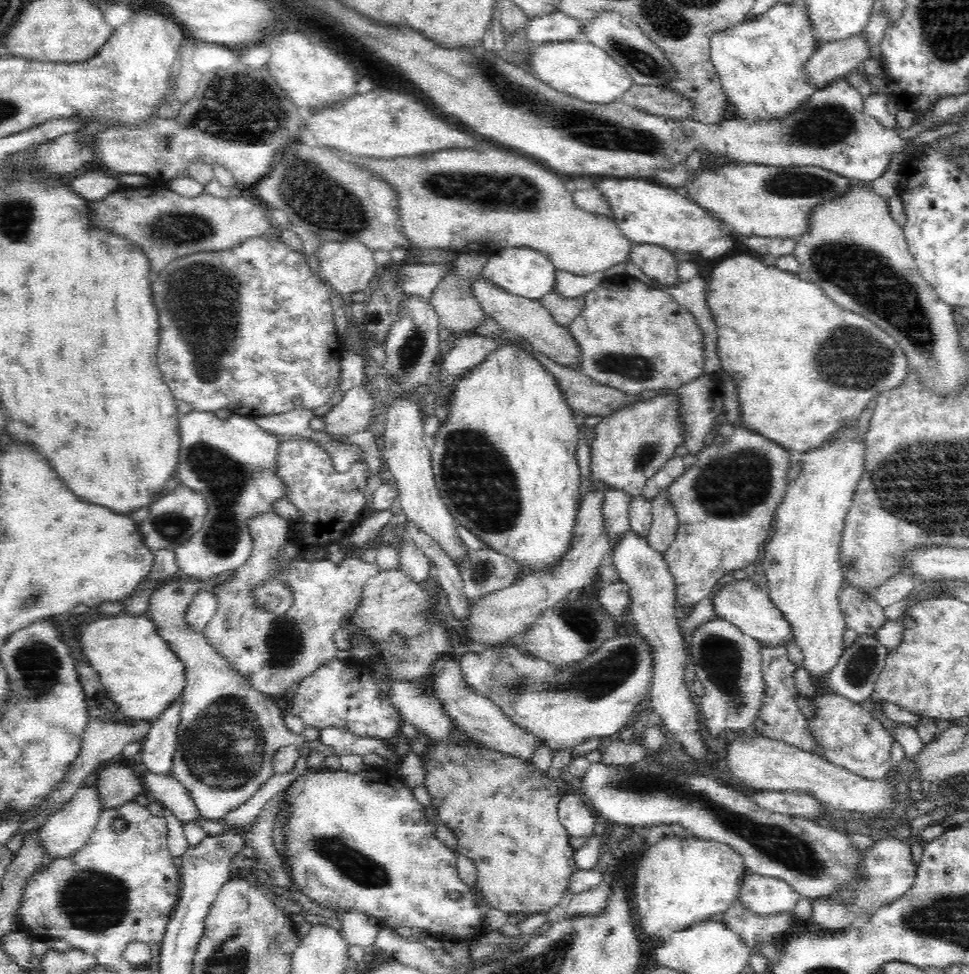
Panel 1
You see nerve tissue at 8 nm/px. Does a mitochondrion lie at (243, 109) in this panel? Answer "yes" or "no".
yes

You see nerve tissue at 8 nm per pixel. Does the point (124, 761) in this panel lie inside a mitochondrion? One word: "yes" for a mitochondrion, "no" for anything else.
no

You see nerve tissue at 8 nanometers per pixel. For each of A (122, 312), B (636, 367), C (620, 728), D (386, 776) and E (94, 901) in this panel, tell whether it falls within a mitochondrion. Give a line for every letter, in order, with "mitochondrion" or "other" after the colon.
A: other
B: mitochondrion
C: other
D: other
E: mitochondrion

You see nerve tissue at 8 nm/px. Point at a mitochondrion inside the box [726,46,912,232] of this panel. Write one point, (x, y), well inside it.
(824, 126)

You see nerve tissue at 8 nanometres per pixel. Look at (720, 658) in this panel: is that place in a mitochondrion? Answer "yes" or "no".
yes

